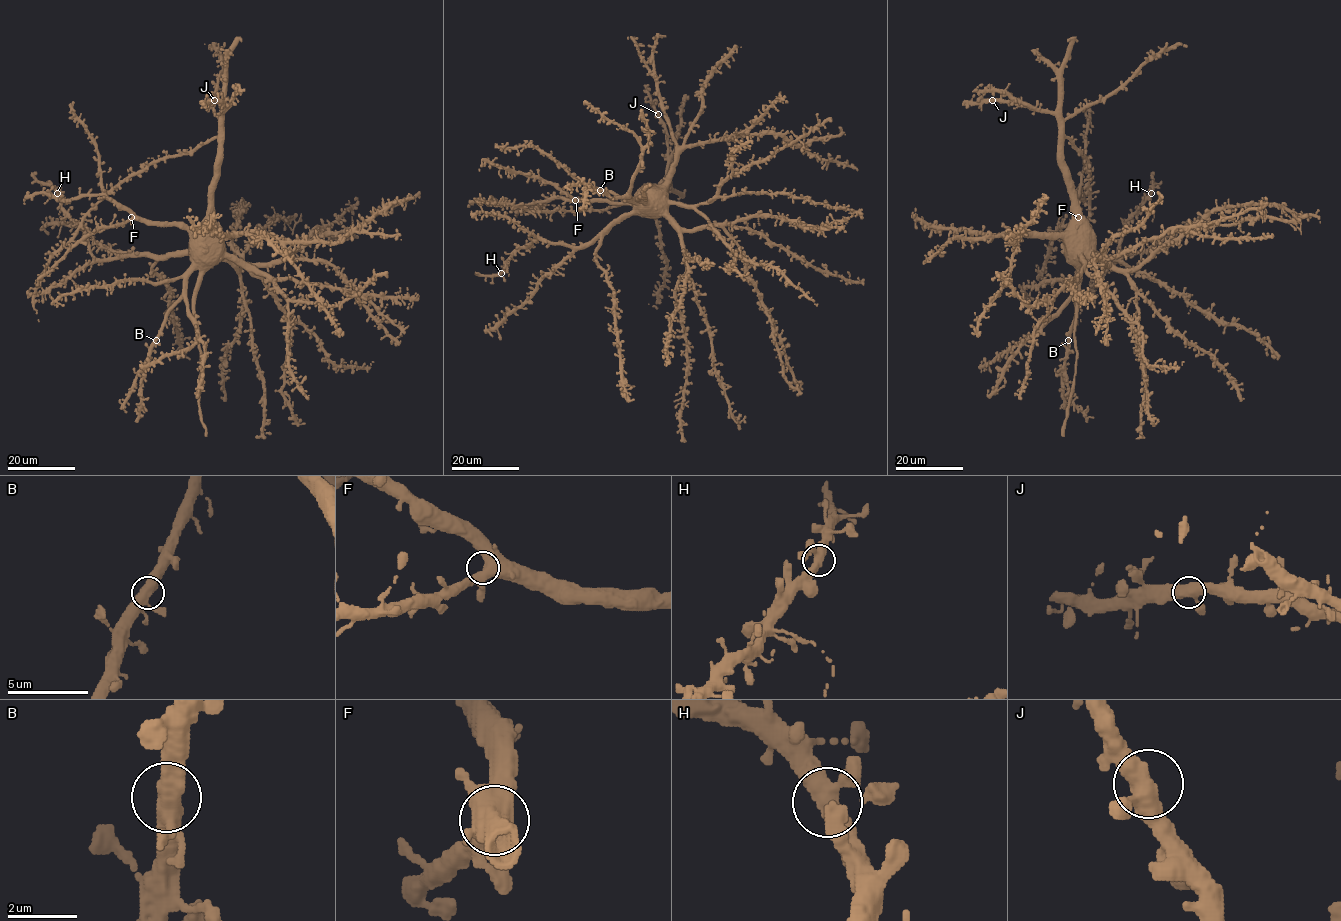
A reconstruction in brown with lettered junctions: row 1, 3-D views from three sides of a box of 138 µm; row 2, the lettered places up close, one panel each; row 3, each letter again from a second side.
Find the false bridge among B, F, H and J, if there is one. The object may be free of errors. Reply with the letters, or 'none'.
none

